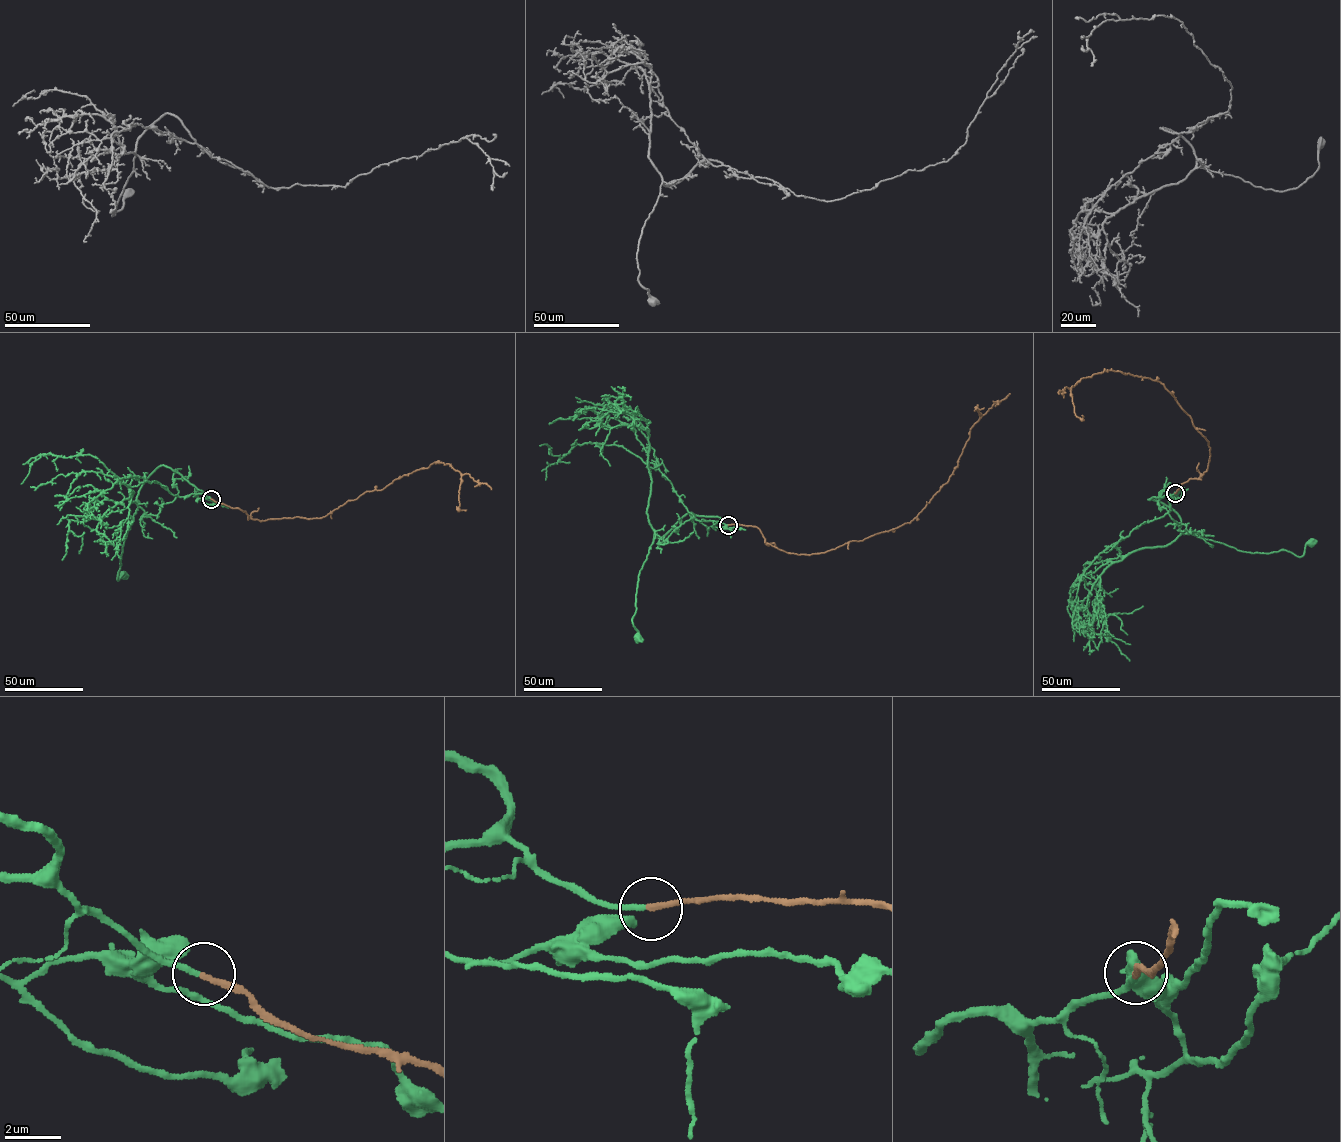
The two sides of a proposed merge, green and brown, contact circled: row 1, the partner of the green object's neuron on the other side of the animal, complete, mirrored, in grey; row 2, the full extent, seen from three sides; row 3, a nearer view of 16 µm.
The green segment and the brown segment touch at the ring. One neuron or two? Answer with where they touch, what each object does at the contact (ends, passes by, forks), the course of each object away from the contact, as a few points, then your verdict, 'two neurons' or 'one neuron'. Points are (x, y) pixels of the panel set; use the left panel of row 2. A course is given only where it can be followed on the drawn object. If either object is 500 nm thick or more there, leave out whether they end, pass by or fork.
at (211, 499); green ends there; brown ends there; green runs (211, 499), (171, 468), (163, 465), (157, 468), (137, 496), (138, 508), (122, 546), (117, 580), (122, 574); brown runs (211, 499), (261, 521), (322, 518), (436, 461), (461, 474), (459, 508), (466, 510); one neuron

